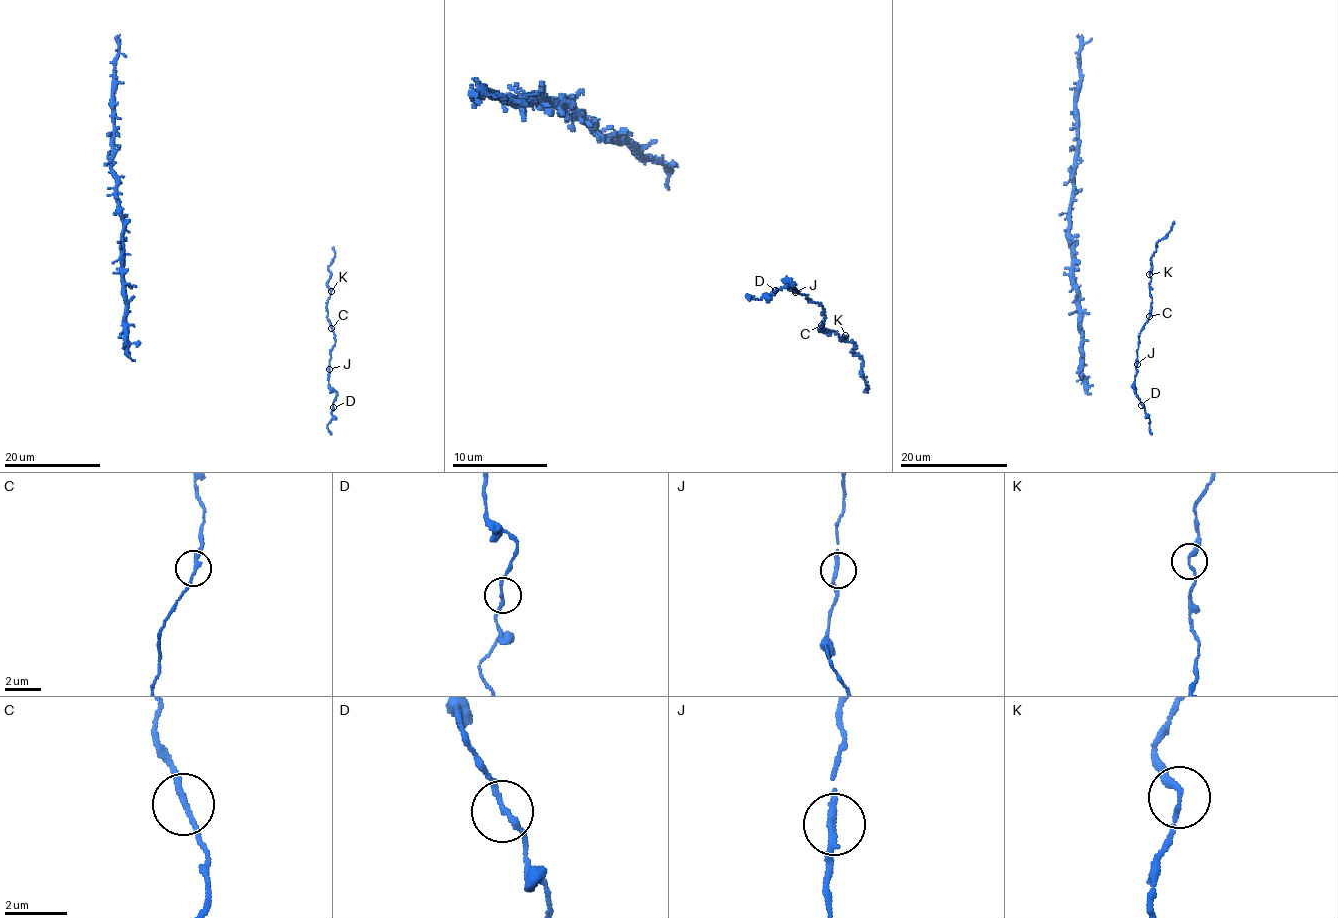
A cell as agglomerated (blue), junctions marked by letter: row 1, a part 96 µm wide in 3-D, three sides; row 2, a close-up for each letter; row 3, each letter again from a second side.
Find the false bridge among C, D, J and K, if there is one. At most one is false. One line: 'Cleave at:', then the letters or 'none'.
Cleave at: none

